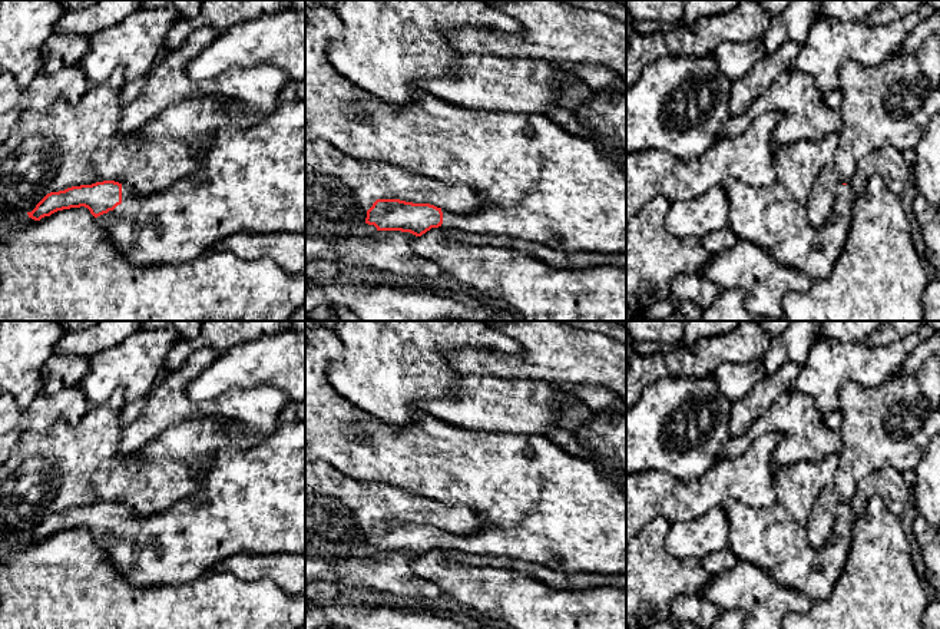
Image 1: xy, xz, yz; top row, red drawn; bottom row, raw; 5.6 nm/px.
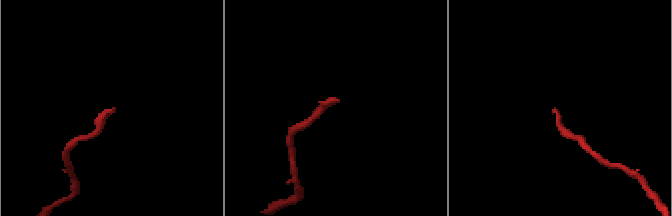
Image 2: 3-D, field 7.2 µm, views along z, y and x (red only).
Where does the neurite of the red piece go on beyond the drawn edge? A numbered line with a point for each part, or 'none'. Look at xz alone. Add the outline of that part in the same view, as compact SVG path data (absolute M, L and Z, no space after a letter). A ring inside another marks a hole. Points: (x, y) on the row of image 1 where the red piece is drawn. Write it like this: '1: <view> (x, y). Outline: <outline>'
1: xz (538, 182). Outline: M317 7L305 13L305 140L325 140L341 153L358 159L397 166L446 185L464 185L479 193L483 205L473 213L446 209L440 228L461 229L479 235L502 235L539 242L557 252L626 254L626 155L603 153L586 136L575 136L546 115L516 115L466 109L430 93L420 92L416 102L403 109L384 103L360 89L328 62L328 46L338 37L342 21L332 9Z

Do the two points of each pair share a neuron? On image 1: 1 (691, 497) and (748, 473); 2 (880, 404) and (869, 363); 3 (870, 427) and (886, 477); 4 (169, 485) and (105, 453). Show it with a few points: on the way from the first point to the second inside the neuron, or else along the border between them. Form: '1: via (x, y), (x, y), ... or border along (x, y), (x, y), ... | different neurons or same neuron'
1: via (705, 492), (727, 479), (734, 479) | same neuron
2: border along (891, 374), (873, 386), (847, 383), (841, 389) | different neurons
3: border along (902, 473), (883, 467), (866, 476), (856, 489) | different neurons
4: via (154, 485), (135, 485), (119, 469) | same neuron

